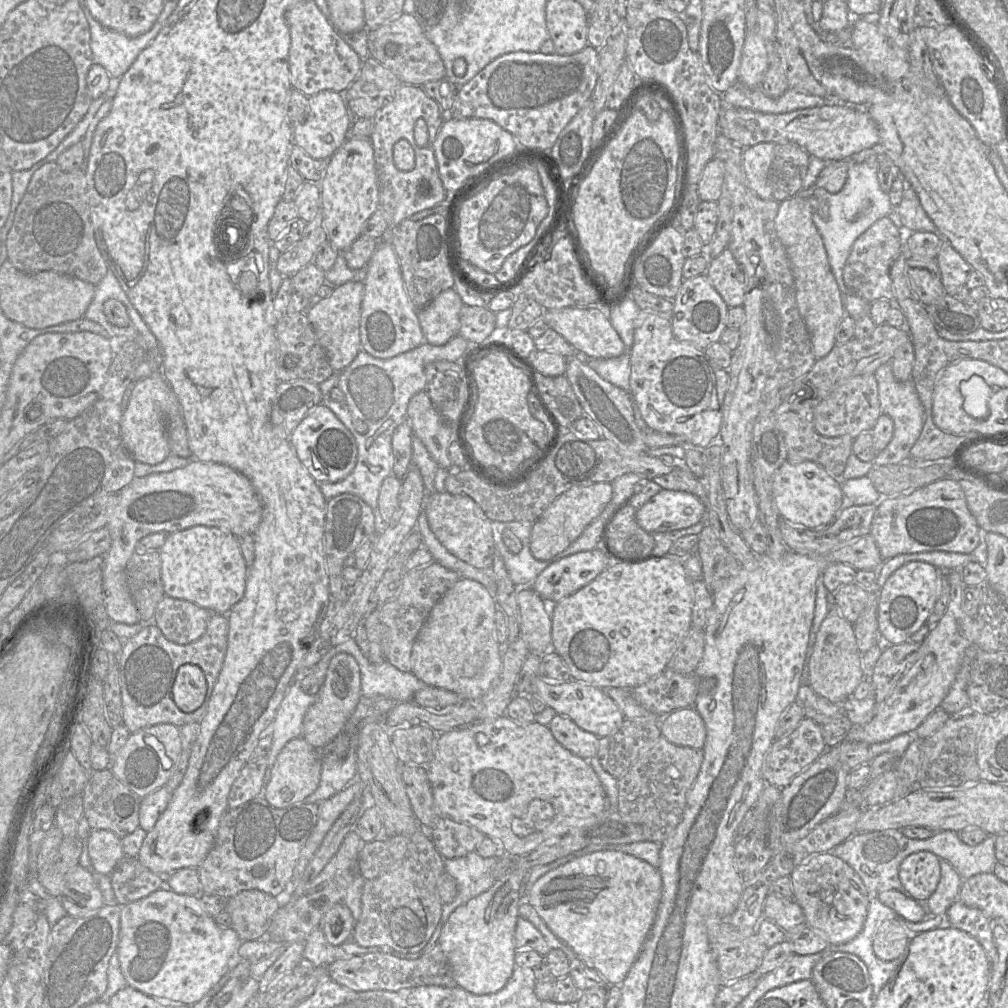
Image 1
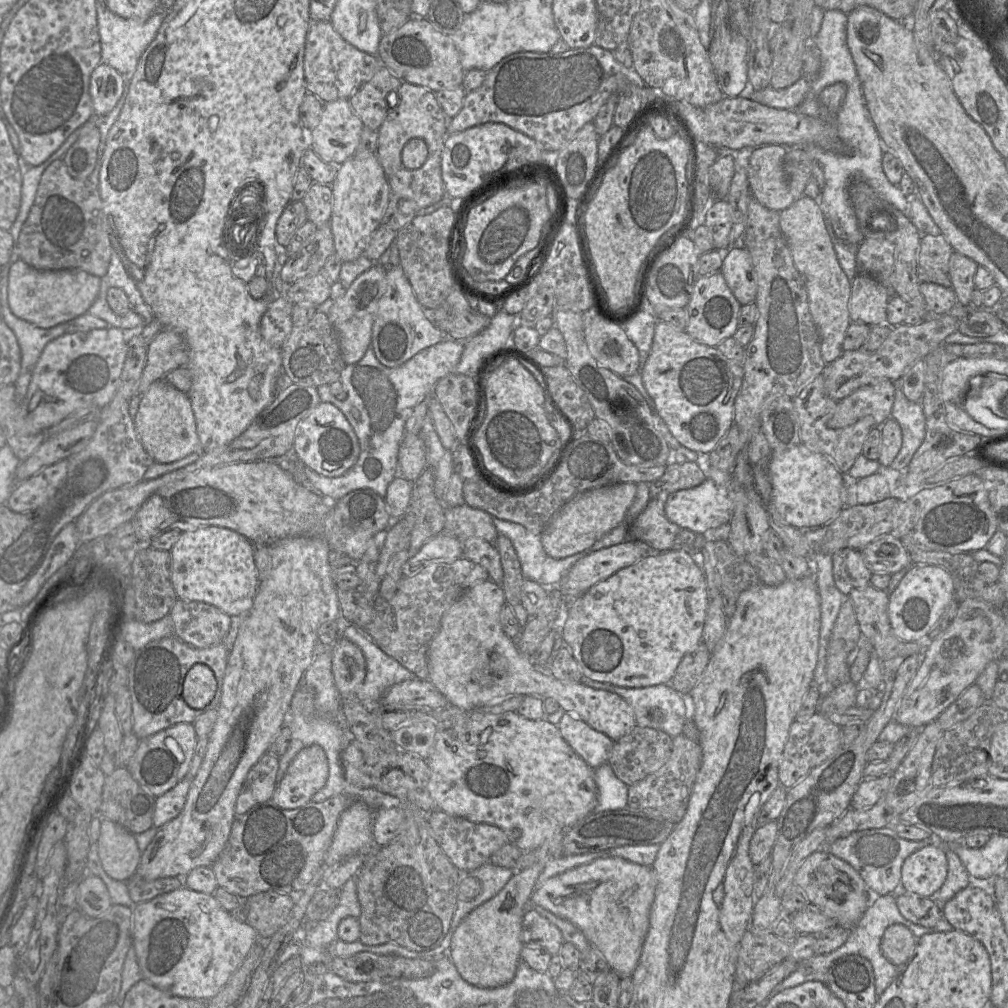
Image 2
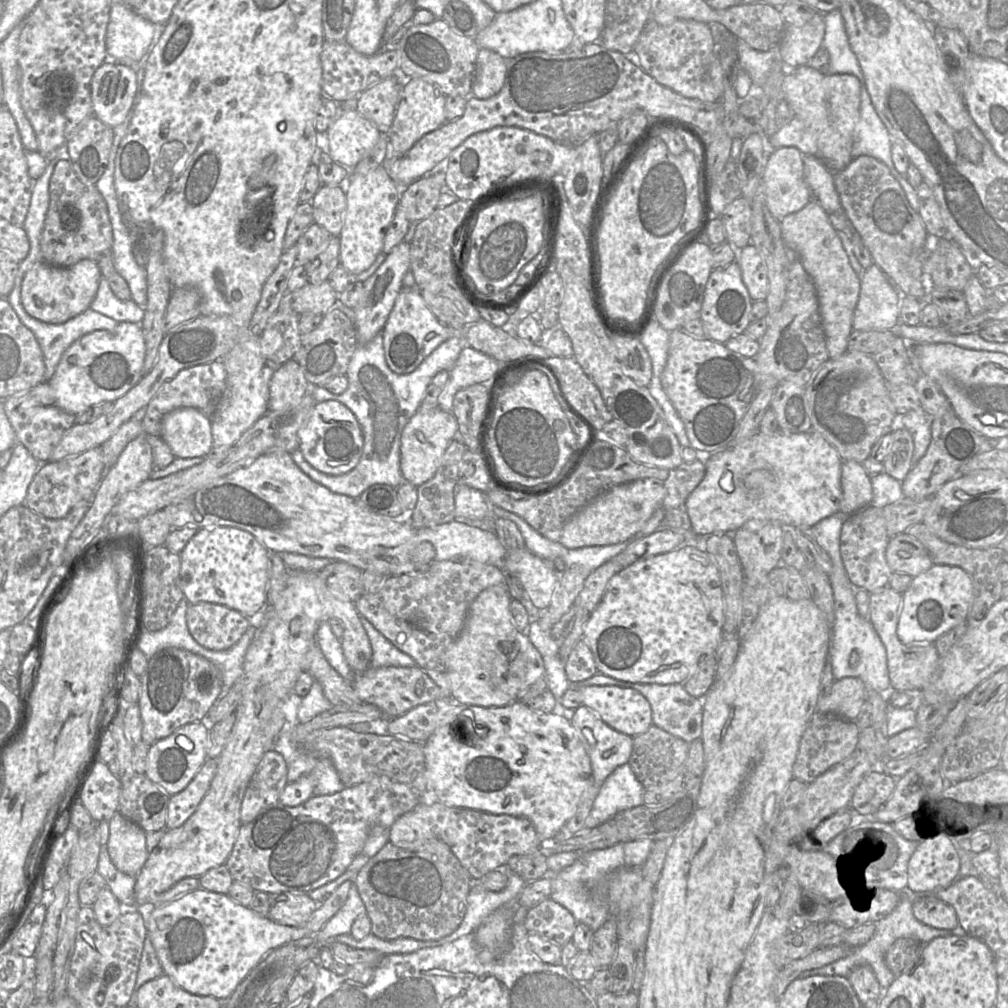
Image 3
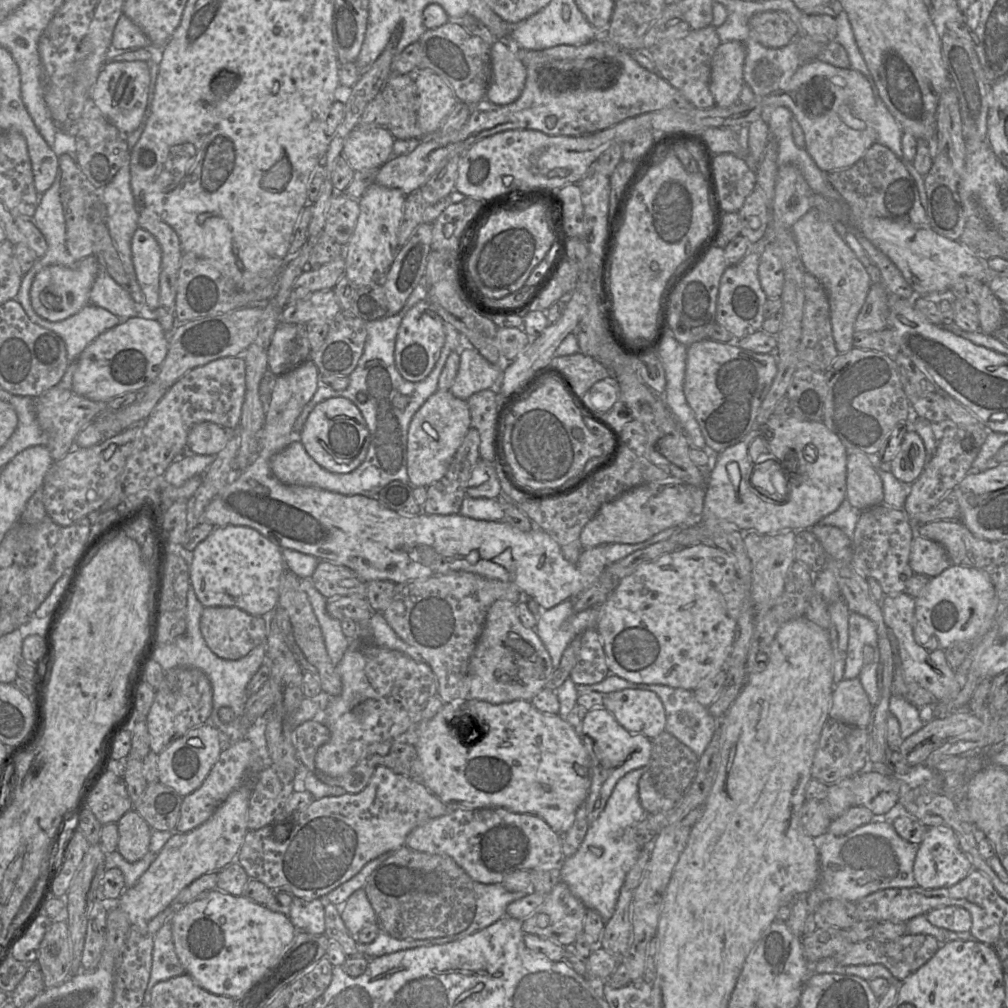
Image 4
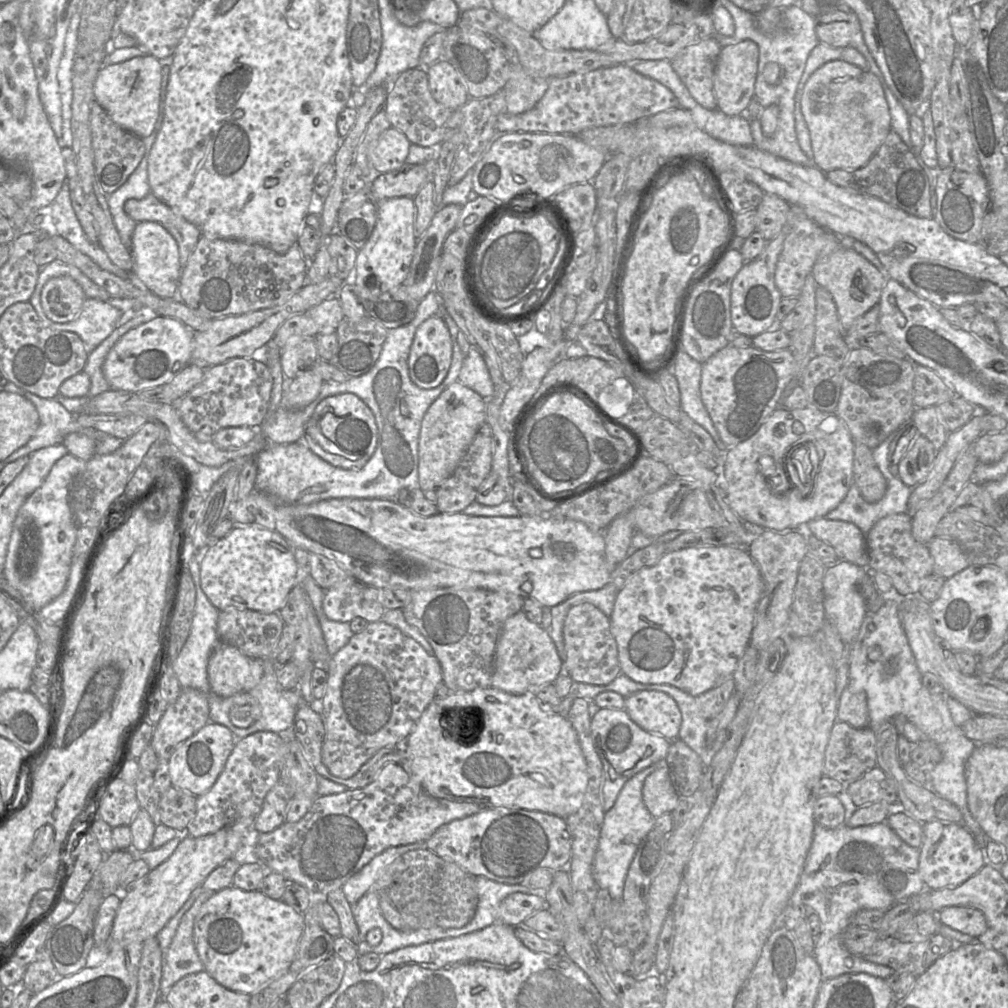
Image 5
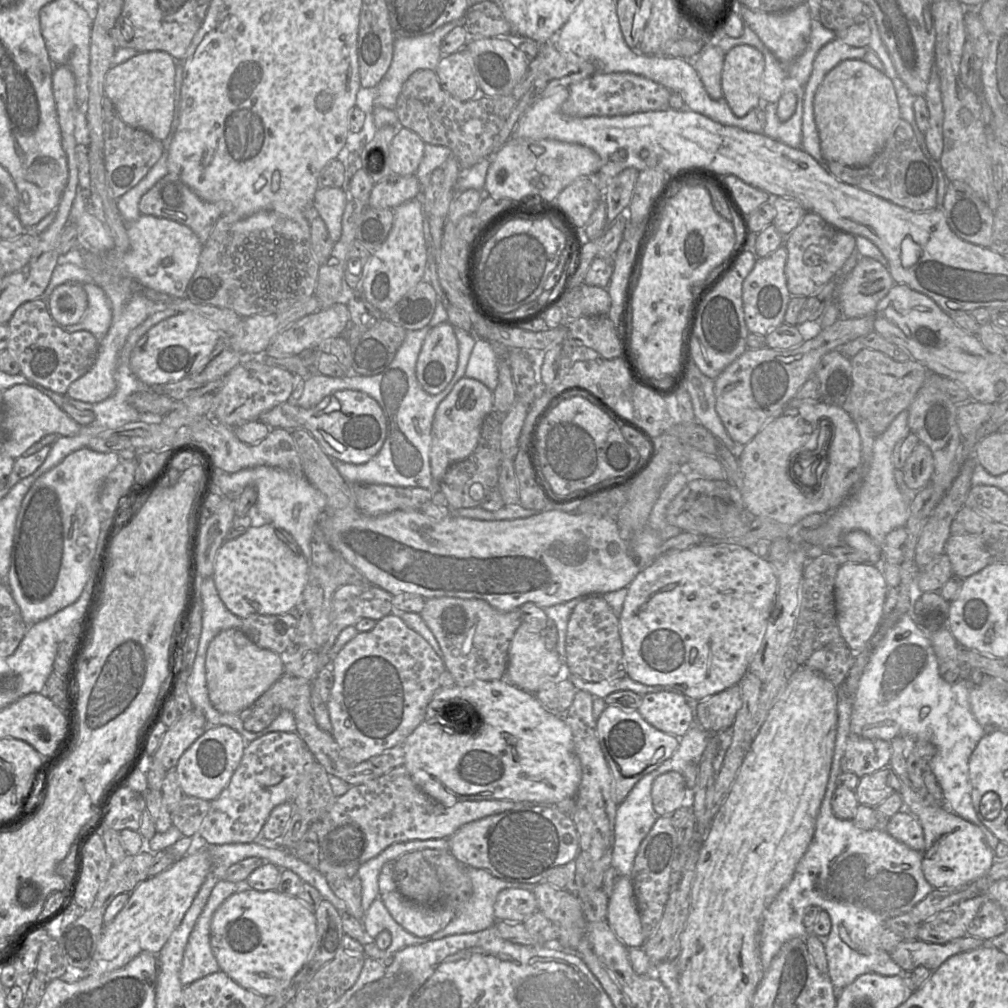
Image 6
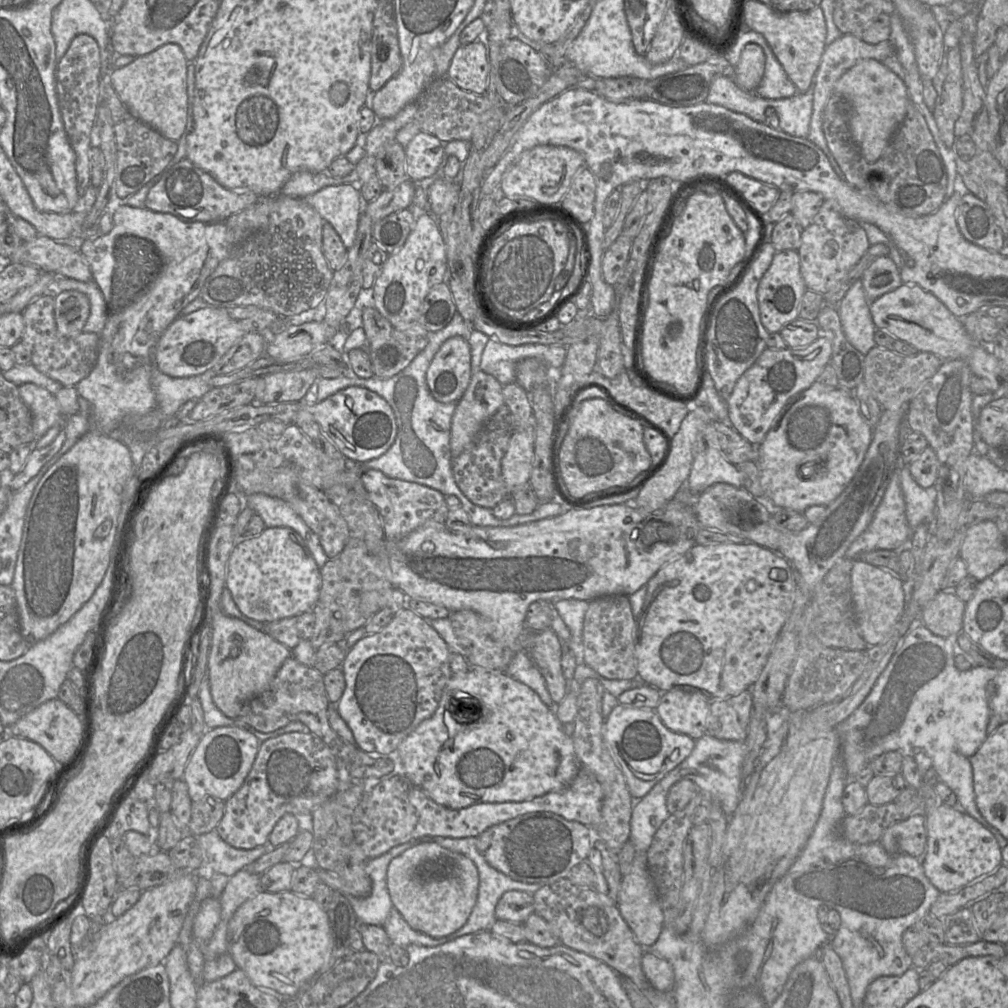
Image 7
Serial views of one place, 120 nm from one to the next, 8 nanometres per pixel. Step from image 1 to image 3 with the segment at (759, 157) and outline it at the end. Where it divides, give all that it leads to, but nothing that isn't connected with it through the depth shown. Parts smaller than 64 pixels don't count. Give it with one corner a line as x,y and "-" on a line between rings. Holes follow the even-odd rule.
794,147
774,149
767,160
763,174
767,207
772,216
780,222
785,216
798,212
810,201
810,190
804,179
802,153

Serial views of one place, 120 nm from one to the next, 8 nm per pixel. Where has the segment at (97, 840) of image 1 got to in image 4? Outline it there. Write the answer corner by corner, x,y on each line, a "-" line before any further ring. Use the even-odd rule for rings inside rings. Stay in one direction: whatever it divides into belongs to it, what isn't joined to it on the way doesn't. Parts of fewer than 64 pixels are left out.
132,809
117,822
119,841
117,852
130,863
142,859
149,852
152,828

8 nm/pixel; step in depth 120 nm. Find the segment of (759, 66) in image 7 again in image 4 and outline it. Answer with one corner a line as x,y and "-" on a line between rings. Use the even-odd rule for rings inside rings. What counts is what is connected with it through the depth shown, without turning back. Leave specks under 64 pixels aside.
739,41
721,43
713,55
709,88
715,105
729,107
739,102
745,84
743,65
745,46

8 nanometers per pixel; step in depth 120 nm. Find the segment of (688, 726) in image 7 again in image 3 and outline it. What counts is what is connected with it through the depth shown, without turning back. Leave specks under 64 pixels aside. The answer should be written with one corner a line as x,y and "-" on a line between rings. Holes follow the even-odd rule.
618,686
577,687
581,703
592,709
614,730
635,737
647,732
652,723
648,700
634,689

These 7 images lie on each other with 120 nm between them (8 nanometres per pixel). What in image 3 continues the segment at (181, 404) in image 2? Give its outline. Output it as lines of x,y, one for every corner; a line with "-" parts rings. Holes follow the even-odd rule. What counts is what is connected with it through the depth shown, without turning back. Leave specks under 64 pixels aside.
182,407
167,413
160,436
175,458
206,457
212,452
210,419
195,408

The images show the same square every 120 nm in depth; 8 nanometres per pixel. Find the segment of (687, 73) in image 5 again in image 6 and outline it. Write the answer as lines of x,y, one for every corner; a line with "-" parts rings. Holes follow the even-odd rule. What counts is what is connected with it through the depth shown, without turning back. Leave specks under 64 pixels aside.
705,43
694,58
688,59
697,71
706,92
715,100
723,98
721,74
724,55
716,44

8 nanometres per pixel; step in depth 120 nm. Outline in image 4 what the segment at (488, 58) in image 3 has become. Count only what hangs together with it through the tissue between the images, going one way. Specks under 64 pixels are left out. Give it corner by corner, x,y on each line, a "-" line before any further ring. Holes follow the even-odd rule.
498,40
490,47
492,75
486,99
498,105
514,102
522,93
526,66
510,40

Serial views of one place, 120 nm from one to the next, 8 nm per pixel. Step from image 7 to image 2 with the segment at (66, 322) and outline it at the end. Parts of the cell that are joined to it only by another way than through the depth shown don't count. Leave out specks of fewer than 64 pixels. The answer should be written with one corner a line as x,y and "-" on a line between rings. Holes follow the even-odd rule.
18,260
9,270
9,307
14,315
35,326
51,328
86,313
97,298
100,281
83,270
37,270

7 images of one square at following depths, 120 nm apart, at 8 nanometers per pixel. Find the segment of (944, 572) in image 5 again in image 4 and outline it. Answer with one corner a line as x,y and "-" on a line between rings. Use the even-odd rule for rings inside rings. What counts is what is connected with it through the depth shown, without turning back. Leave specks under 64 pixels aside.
918,535
913,538
909,565
914,574
922,574
931,578
952,564
946,549
941,544

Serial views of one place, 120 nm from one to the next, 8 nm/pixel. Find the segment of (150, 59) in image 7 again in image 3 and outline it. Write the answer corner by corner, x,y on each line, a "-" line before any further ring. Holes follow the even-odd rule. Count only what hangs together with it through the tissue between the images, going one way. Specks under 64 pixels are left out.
105,61
90,84
93,115
110,127
123,123
131,112
138,91
136,69

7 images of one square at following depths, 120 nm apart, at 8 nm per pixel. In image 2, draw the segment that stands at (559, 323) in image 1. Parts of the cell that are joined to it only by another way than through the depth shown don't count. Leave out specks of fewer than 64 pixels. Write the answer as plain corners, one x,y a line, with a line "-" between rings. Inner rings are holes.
598,309
584,314
584,338
591,355
602,366
620,376
640,372
639,351
618,320

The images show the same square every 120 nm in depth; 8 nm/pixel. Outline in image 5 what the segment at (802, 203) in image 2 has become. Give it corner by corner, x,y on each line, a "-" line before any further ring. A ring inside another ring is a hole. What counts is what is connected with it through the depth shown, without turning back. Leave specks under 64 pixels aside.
840,247
828,256
819,259
813,266
811,275
818,286
826,289
837,308
843,334
870,308
879,303
883,286
887,280
885,272
879,271
853,248

